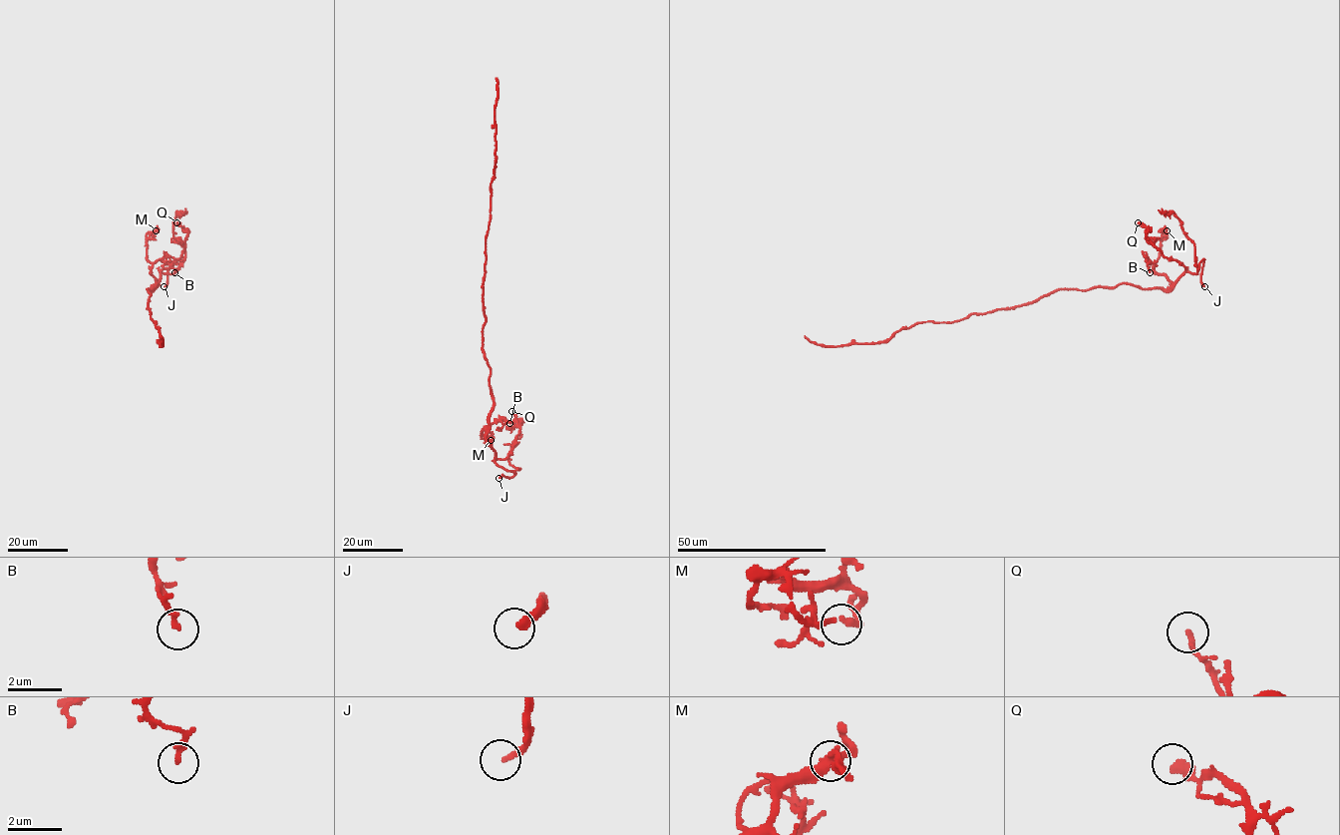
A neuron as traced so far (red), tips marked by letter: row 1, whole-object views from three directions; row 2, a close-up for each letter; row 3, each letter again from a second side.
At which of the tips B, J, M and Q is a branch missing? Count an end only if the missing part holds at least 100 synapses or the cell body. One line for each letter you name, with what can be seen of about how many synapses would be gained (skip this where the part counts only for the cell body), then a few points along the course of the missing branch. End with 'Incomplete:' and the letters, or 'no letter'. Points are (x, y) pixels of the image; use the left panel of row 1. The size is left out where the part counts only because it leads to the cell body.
J: 350 syn
Incomplete: J

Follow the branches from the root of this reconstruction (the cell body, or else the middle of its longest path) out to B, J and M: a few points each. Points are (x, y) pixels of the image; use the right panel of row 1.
B: (1052, 291), (1116, 287), (1122, 283), (1143, 288), (1168, 289), (1172, 284), (1155, 270), (1149, 259), (1150, 272)
J: (1052, 291), (1122, 283), (1169, 289), (1184, 272), (1196, 273), (1202, 259), (1204, 286)
M: (1052, 291), (1122, 283), (1168, 289), (1172, 283), (1154, 269), (1161, 234), (1167, 230)

